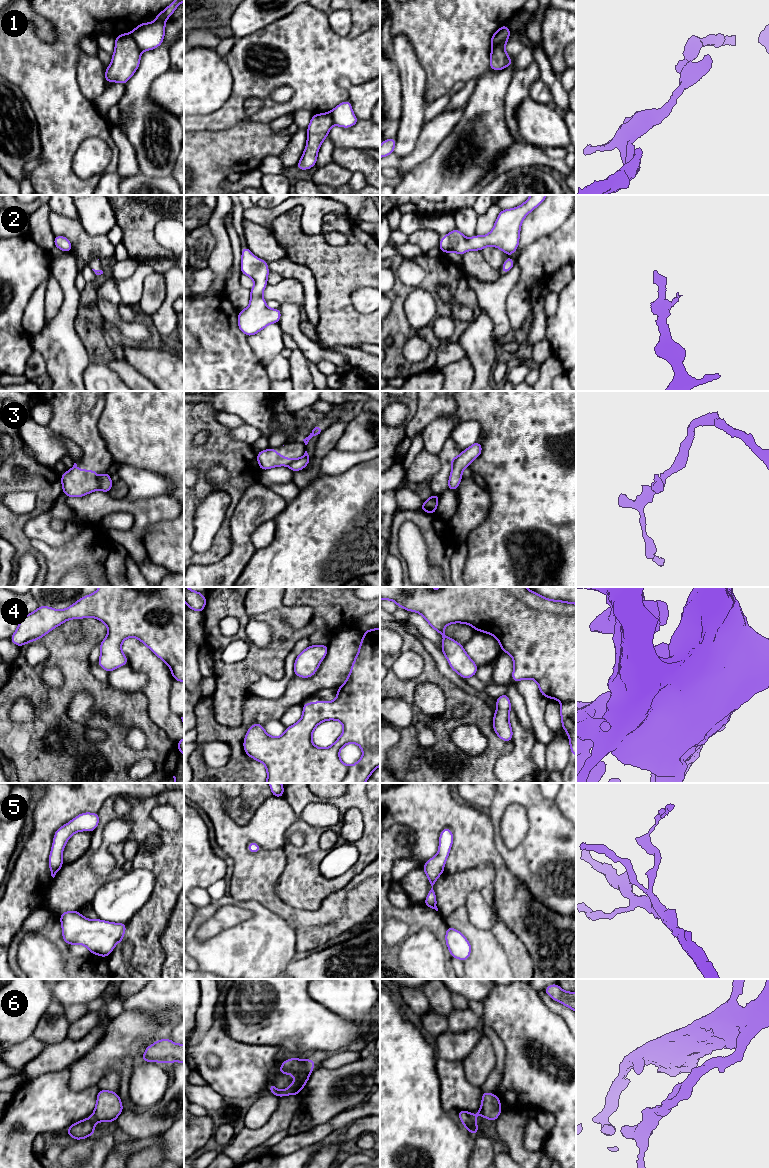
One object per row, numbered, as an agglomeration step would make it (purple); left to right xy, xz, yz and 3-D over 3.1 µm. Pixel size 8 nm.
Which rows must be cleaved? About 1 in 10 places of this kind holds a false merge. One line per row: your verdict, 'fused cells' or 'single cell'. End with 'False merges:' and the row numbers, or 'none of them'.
1: fused cells
2: single cell
3: fused cells
4: single cell
5: single cell
6: single cell
False merges: 1, 3

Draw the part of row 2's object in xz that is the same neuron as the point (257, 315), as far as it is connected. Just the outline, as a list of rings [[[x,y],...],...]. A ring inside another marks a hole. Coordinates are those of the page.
[[[242,247],[241,273],[254,280],[254,287],[250,290],[250,305],[238,314],[238,328],[246,336],[259,333],[266,326],[278,323],[281,318],[281,310],[269,309],[262,293],[268,285],[267,277],[269,269],[267,262],[256,258],[246,247]]]

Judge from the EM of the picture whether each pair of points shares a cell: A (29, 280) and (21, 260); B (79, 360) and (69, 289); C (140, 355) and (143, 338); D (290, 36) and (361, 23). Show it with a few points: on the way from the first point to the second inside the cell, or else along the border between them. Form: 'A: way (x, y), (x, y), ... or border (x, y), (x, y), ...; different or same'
A: way (24, 275), (21, 272), (21, 265); same
B: way (67, 342), (67, 313), (69, 307); same
C: border (130, 344), (148, 347); different
D: border (369, 28), (355, 37), (347, 35); different

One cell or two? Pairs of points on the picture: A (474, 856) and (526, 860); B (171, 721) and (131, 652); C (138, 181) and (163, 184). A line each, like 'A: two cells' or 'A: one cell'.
A: two cells
B: one cell
C: one cell

